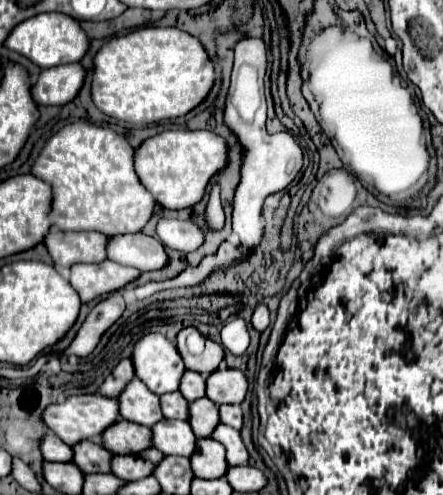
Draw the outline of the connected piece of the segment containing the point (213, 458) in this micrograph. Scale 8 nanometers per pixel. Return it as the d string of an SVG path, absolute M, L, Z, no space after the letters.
M198 439L198 449L190 461L194 475L200 479L220 479L230 467L226 461L226 447L214 439Z

